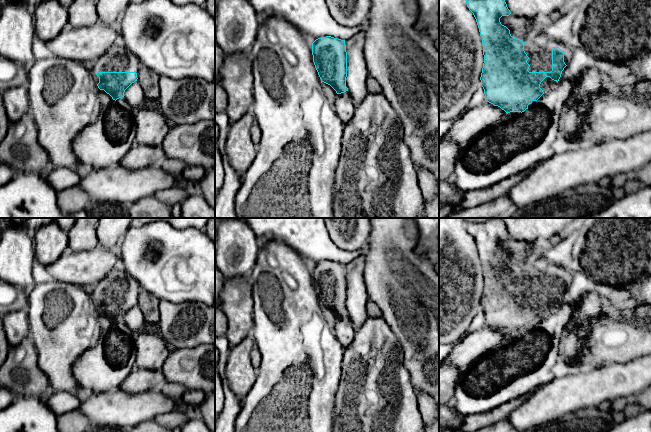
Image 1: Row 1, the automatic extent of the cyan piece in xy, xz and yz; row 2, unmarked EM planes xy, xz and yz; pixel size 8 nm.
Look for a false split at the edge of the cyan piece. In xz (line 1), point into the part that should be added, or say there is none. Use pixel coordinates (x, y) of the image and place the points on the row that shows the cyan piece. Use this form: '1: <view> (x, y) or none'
1: none

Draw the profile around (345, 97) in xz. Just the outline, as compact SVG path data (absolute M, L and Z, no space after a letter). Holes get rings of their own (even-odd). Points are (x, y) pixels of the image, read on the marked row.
M348 91L336 95L334 110L343 121L344 125L351 121L355 114L355 109L356 107Z

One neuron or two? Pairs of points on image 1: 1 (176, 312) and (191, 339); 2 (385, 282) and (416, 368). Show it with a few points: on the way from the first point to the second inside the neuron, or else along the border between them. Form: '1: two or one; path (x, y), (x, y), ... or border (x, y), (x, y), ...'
1: one; path (176, 319), (189, 332)
2: one; path (406, 303), (410, 307), (410, 347)

